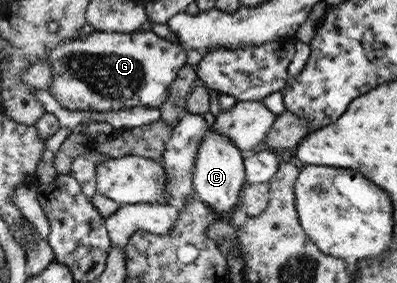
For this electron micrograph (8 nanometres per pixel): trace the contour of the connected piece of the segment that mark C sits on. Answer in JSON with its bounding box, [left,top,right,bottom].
[192,112,245,218]

